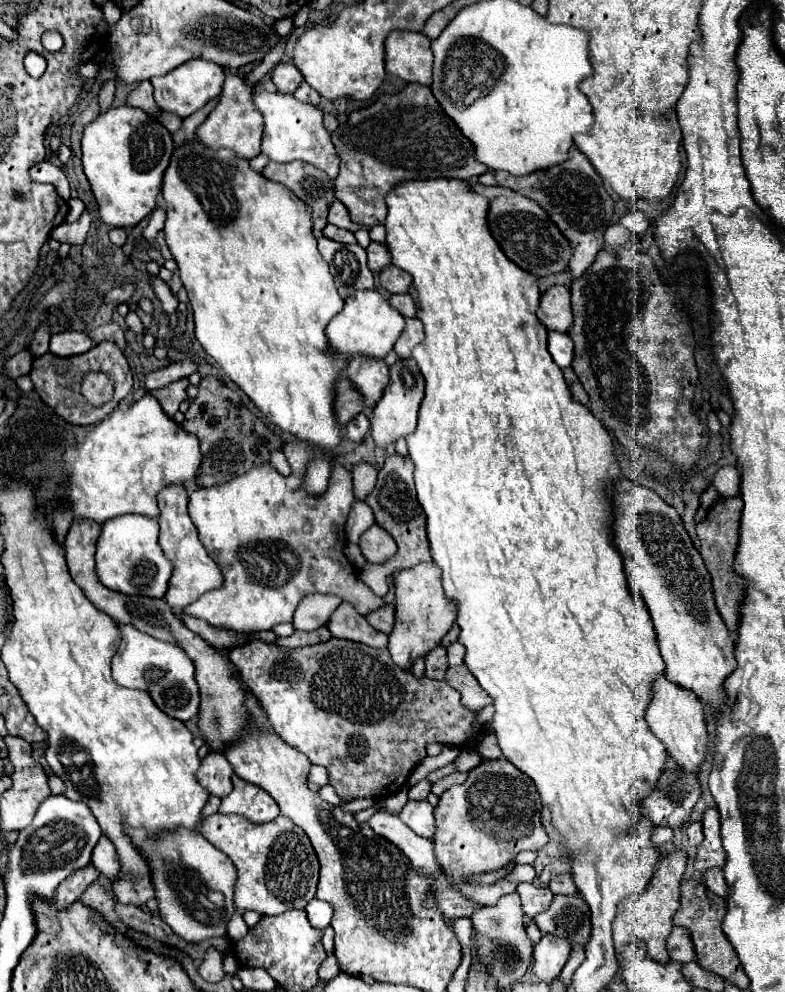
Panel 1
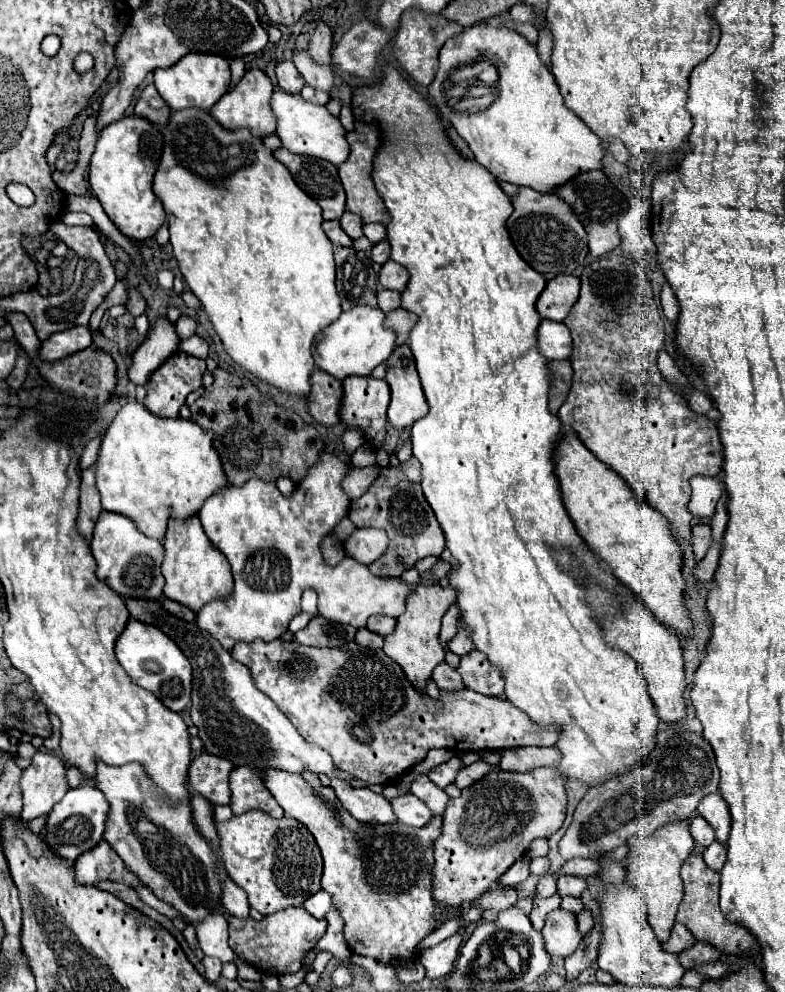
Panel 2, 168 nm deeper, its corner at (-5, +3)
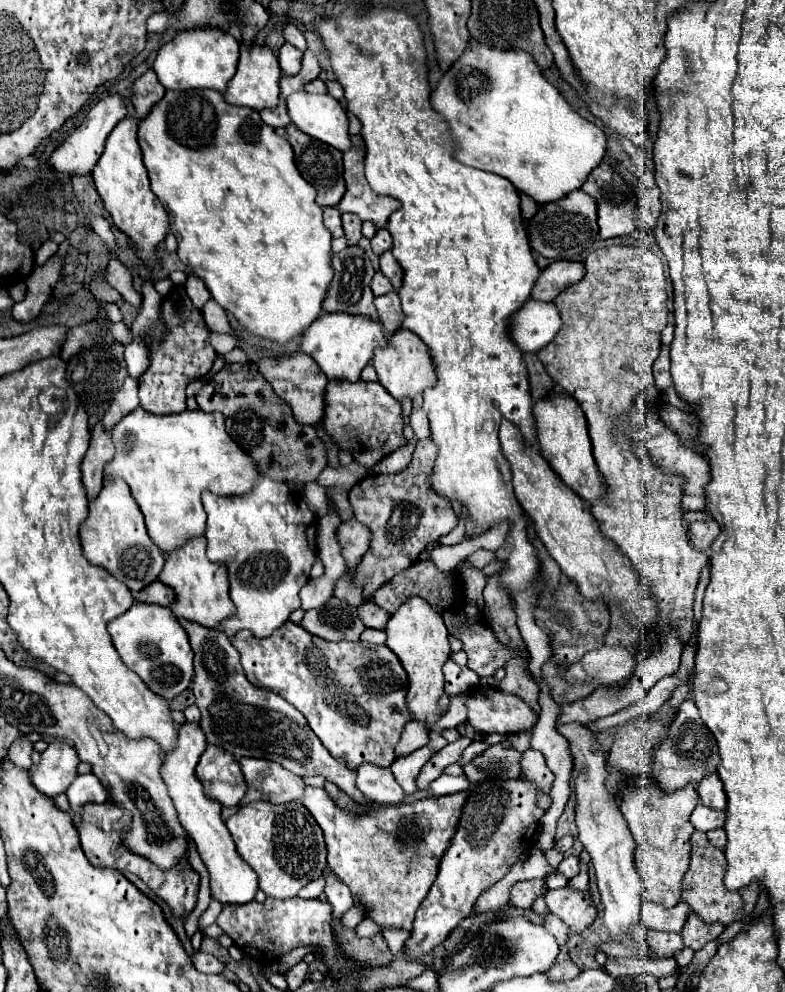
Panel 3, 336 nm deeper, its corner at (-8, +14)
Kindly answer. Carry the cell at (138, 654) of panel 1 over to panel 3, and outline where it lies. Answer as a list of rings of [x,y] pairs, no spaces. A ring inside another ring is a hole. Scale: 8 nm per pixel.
[[[134,603],[124,615],[108,623],[108,631],[114,639],[114,647],[122,661],[134,673],[144,679],[144,683],[168,701],[180,695],[192,681],[192,659],[194,653],[188,643],[186,631],[180,627],[178,619],[170,609],[148,603]]]

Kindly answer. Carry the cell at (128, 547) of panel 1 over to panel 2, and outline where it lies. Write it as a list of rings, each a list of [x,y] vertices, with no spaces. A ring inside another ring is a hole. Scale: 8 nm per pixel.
[[[101,512],[97,518],[93,538],[91,538],[91,552],[97,562],[95,576],[111,586],[125,598],[159,598],[163,590],[163,542],[145,536],[133,520],[115,512]]]

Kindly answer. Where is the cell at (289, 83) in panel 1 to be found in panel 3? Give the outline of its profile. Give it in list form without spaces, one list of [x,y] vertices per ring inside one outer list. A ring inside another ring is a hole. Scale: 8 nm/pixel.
[[[284,43],[280,47],[278,61],[280,61],[280,69],[284,75],[296,75],[302,69],[302,51],[292,47],[290,43]]]

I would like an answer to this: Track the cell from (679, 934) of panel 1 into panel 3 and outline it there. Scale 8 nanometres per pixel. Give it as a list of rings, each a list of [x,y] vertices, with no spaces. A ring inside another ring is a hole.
[[[642,901],[642,921],[648,929],[658,929],[658,931],[672,931],[672,933],[680,933],[684,923],[688,921],[688,905],[684,905],[684,901],[680,901],[676,907],[672,909],[664,909],[656,903],[650,901]]]

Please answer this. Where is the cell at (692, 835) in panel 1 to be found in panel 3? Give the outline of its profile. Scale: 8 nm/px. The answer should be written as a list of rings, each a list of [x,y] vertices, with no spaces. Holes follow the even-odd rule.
[[[698,805],[690,817],[692,825],[696,831],[712,831],[712,829],[718,829],[724,825],[726,821],[726,813],[724,811],[716,811],[716,809],[708,809],[704,805]]]

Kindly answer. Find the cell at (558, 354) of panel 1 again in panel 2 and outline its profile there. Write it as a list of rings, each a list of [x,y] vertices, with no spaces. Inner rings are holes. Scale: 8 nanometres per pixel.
[[[543,320],[537,328],[537,348],[549,360],[567,360],[571,356],[571,334],[563,322]]]

